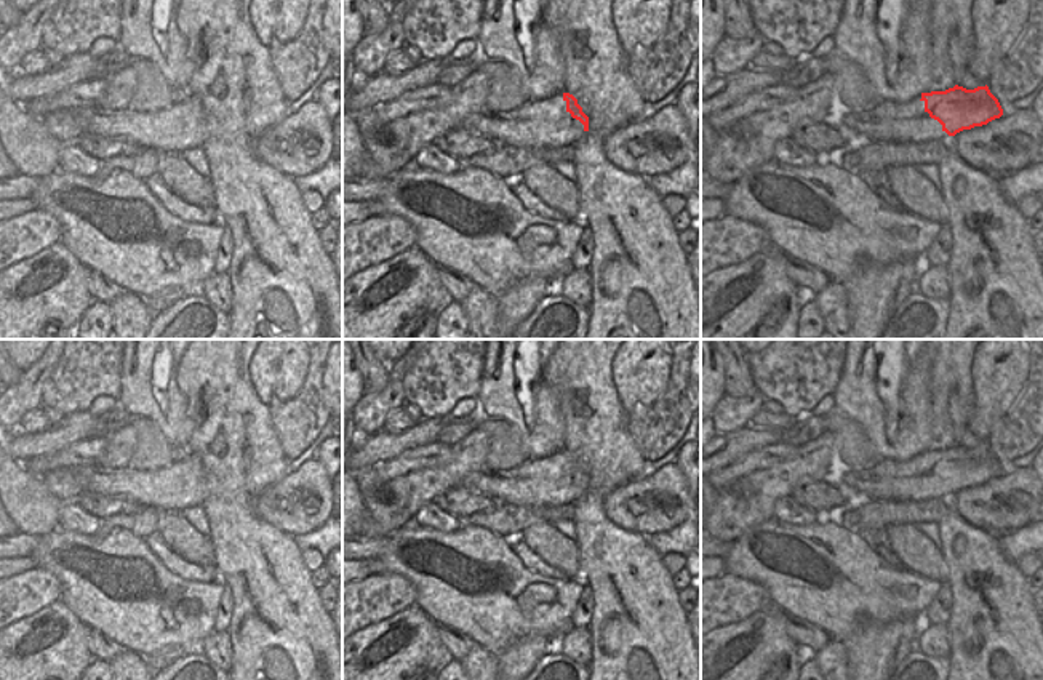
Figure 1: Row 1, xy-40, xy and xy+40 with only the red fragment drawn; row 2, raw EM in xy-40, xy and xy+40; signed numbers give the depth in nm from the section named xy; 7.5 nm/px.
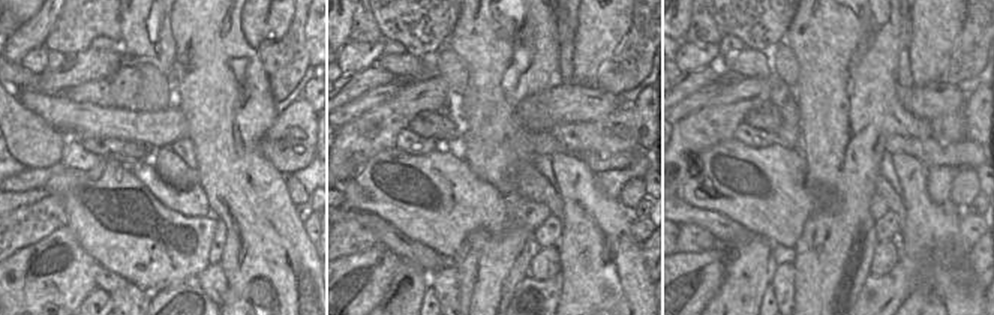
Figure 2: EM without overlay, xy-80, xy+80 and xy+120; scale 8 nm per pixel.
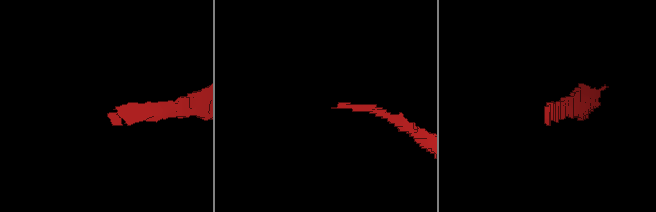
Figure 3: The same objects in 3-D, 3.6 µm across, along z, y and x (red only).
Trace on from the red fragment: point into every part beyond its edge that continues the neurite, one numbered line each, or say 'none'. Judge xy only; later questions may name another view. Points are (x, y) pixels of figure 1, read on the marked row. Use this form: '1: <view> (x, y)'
1: xy (539, 124)

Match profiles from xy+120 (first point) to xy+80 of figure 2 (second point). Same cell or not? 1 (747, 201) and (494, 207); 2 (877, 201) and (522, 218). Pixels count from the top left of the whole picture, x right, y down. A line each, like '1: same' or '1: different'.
1: same
2: same

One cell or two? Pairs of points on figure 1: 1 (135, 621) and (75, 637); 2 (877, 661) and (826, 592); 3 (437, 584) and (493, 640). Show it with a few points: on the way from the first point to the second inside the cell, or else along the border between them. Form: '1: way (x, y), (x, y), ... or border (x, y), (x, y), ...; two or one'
1: border (63, 602), (88, 629); two
2: border (891, 621), (859, 623), (843, 644); two
3: way (451, 599), (479, 626); one

